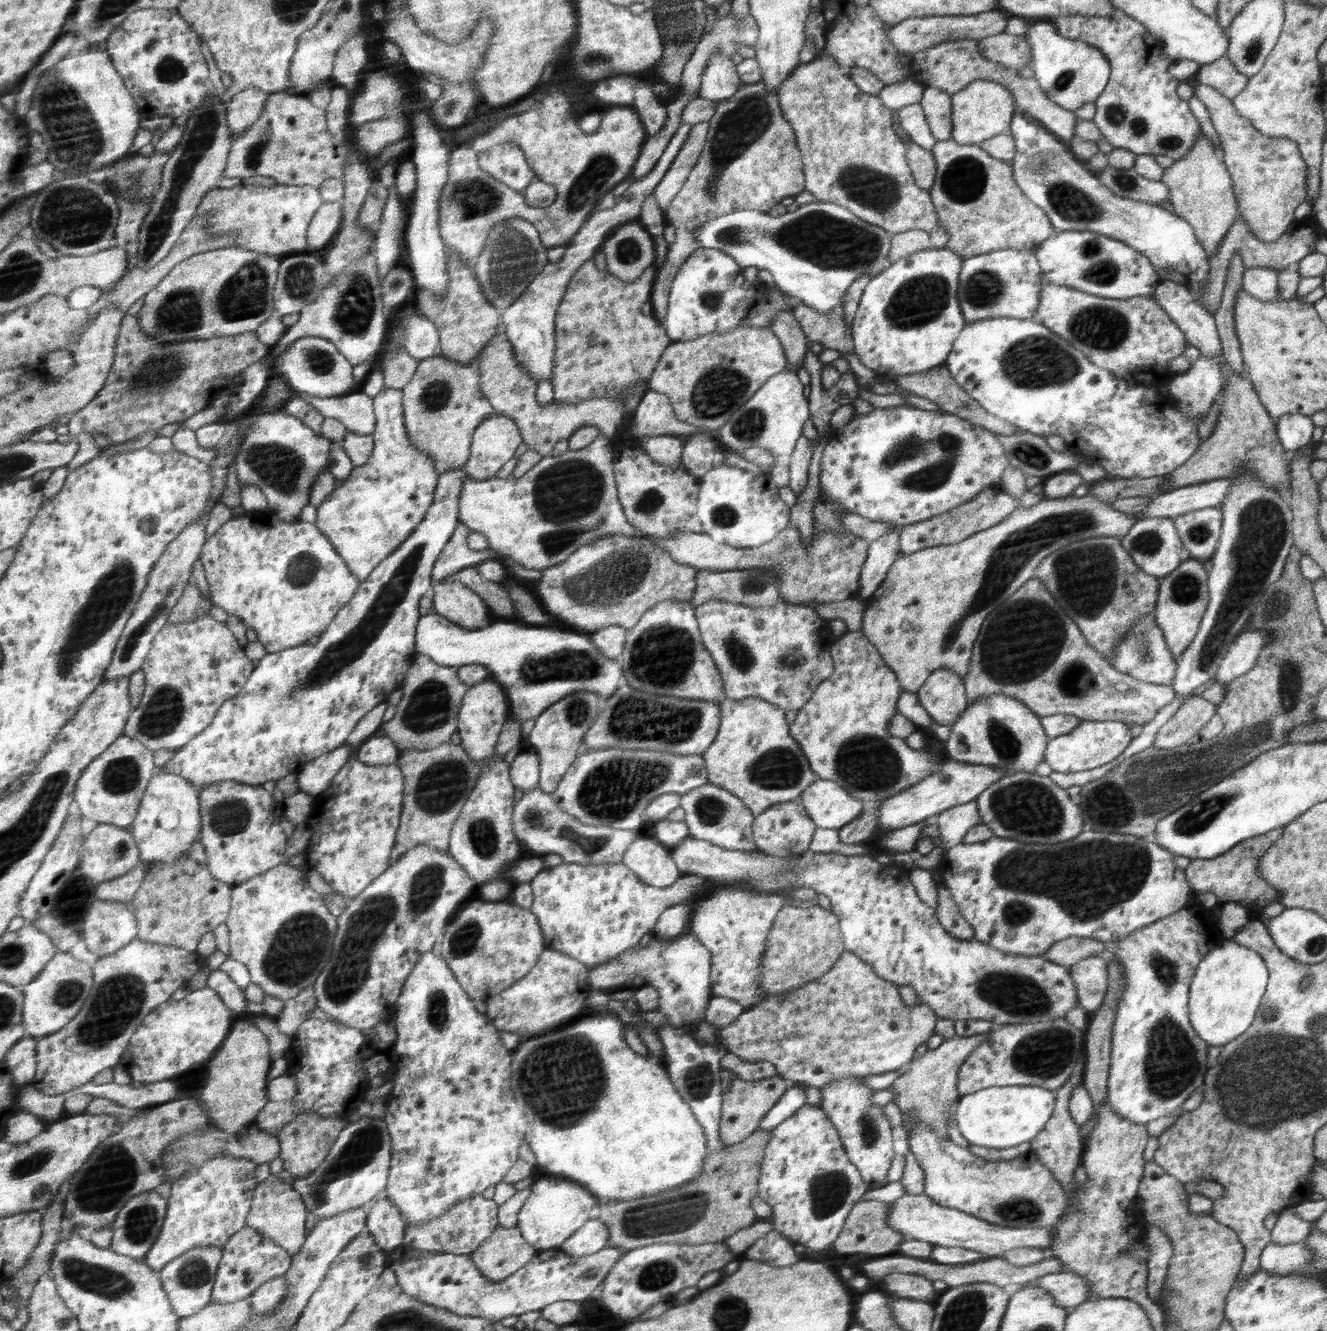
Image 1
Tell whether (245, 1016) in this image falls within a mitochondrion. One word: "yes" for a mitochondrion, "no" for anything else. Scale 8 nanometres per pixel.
no

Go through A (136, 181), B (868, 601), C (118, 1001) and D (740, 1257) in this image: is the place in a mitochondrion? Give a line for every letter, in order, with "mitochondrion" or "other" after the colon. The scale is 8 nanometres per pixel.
A: mitochondrion
B: other
C: mitochondrion
D: other

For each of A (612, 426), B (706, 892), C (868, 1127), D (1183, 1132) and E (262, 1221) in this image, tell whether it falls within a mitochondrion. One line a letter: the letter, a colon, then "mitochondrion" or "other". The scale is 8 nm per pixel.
A: other
B: other
C: mitochondrion
D: other
E: other

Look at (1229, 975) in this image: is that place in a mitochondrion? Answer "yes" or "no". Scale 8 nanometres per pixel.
no

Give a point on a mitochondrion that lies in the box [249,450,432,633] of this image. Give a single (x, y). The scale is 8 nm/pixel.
(303, 569)

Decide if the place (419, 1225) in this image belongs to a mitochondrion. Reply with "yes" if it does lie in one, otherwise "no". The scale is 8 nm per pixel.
no

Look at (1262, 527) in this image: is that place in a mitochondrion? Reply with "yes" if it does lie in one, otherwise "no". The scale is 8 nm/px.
yes

